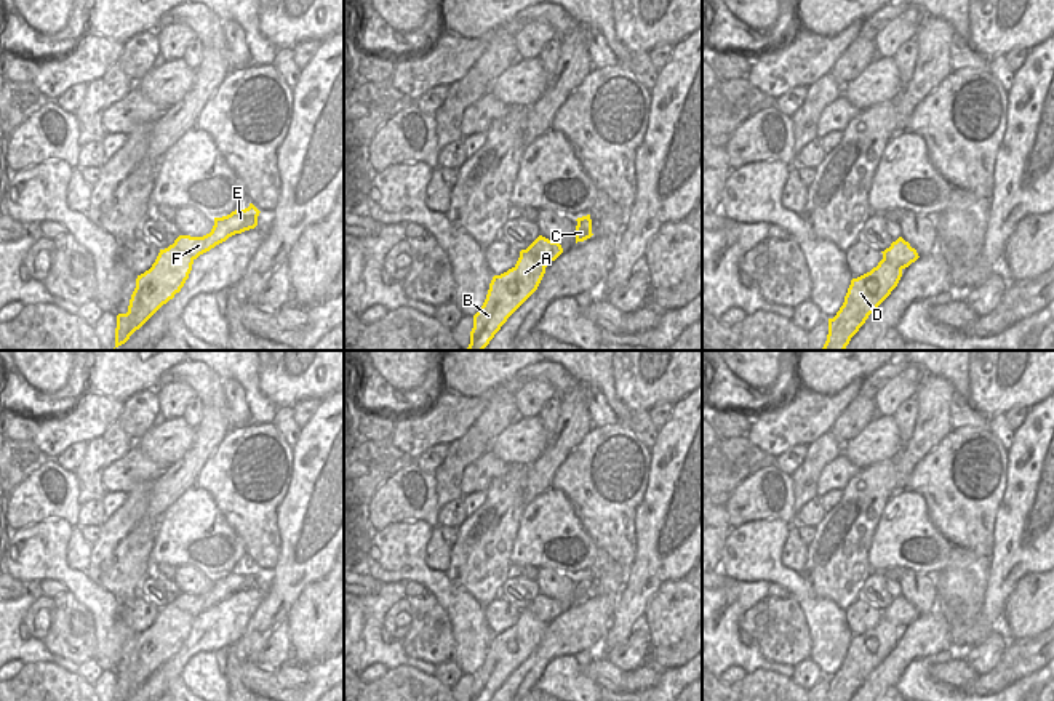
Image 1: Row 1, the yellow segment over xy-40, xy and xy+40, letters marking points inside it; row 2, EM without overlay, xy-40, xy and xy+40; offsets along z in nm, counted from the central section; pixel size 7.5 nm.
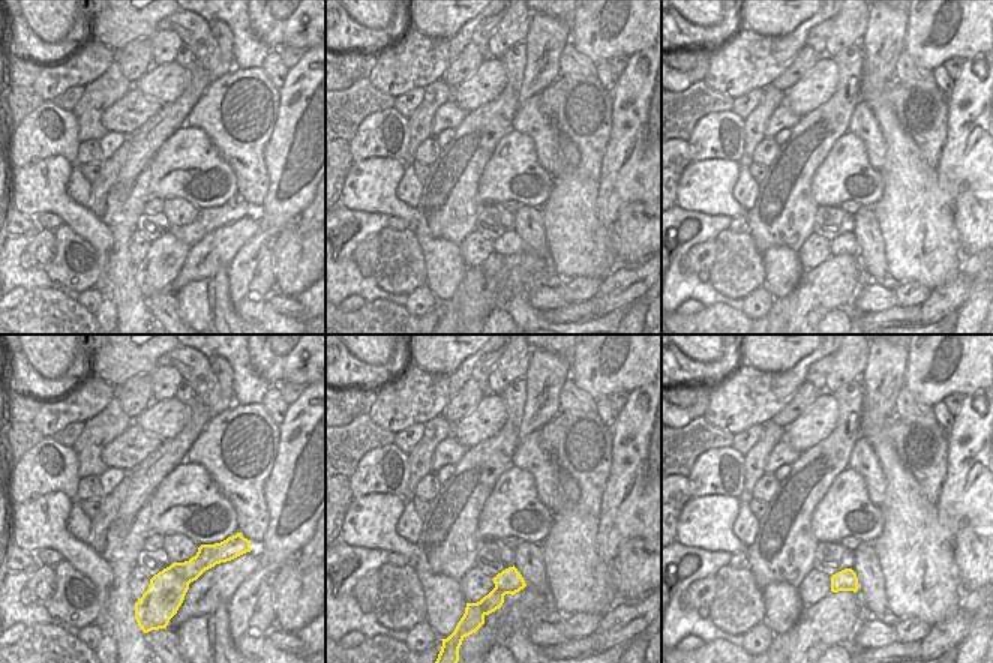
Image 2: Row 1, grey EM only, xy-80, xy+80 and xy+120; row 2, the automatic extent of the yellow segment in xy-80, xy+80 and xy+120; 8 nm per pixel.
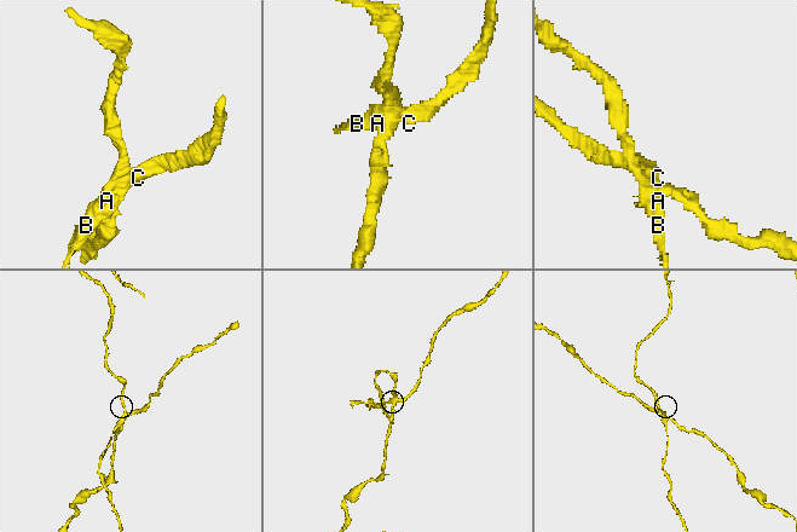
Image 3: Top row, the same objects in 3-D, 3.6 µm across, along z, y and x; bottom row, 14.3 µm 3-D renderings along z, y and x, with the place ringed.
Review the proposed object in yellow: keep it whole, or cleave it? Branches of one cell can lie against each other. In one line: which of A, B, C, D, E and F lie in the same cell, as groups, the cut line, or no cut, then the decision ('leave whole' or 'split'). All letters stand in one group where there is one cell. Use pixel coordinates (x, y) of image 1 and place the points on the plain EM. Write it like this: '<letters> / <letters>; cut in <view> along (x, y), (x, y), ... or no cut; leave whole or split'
A B D / C E F; cut in xy-40 along (171, 604), (192, 618); split

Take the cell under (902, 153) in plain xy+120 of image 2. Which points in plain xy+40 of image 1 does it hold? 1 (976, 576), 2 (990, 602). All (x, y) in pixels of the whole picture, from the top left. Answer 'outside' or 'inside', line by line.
1: inside
2: outside

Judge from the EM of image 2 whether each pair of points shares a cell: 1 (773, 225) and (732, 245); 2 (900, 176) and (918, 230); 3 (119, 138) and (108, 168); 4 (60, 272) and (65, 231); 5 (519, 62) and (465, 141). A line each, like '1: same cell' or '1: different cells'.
1: different cells
2: same cell
3: different cells
4: same cell
5: same cell

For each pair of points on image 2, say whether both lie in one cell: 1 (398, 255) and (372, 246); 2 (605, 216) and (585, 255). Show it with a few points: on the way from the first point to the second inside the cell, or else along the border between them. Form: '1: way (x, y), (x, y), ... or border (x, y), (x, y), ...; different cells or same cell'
1: border (378, 234), (380, 257), (372, 270); different cells
2: border (597, 189), (597, 221), (609, 230); different cells

